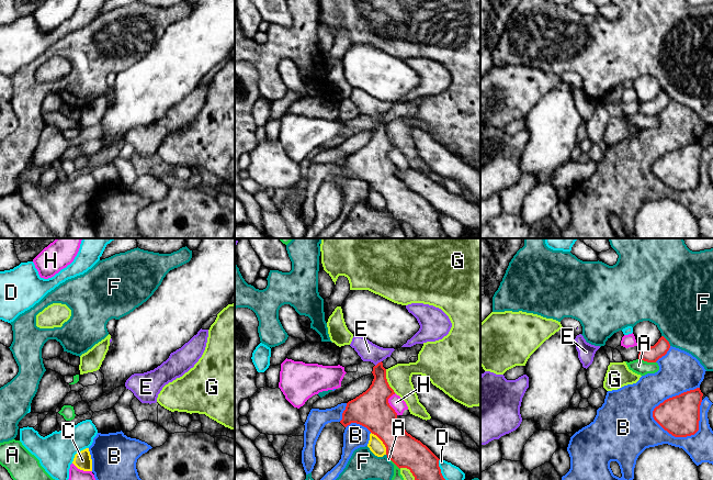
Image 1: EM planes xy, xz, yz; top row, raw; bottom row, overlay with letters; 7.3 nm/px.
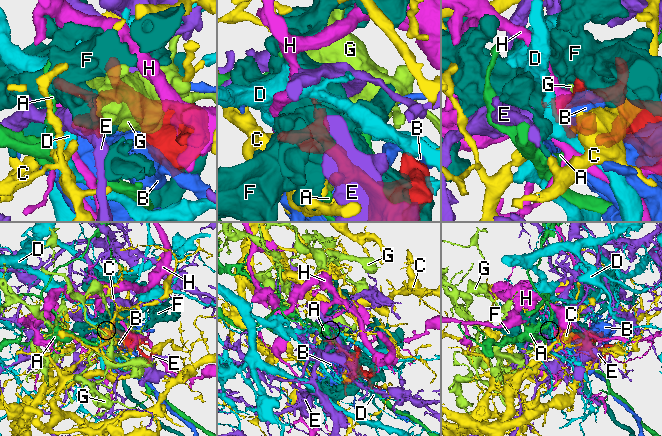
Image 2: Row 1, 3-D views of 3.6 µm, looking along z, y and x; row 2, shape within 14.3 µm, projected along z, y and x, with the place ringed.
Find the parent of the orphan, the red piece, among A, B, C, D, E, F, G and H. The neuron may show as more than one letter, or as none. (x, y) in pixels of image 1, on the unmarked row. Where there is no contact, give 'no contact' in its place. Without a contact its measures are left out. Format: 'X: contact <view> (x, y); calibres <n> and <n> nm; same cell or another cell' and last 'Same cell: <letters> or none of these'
A: contact yz (647, 115); calibres 120 and 110 nm; another cell
B: contact yz (672, 151); calibres 300 and 300 nm; another cell
C: contact xz (383, 197); calibres 260 and 110 nm; another cell
D: contact xz (440, 225); calibres 220 and 140 nm; another cell
E: contact xz (377, 118); calibres 180 and 140 nm; same cell
F: contact yz (667, 95); calibres 120 and 440 nm; another cell
G: contact xz (386, 135); calibres 260 and 180 nm; another cell
H: contact xz (388, 158); calibres 260 and 100 nm; another cell
Same cell: E

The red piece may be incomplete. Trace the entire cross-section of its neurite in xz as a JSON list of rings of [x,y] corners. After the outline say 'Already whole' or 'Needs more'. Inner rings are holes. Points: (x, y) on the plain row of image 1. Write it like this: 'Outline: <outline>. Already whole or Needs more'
Outline: [[[353,90],[350,100],[358,107],[358,109],[361,111],[363,115],[371,115],[375,119],[372,125],[374,133],[370,142],[365,146],[363,146],[362,148],[347,157],[340,177],[344,181],[350,179],[351,177],[356,177],[366,181],[372,188],[376,189],[383,196],[383,198],[386,201],[387,212],[391,213],[399,223],[409,223],[412,230],[415,231],[415,234],[418,235],[420,238],[449,238],[441,227],[441,223],[439,221],[440,213],[426,199],[423,199],[420,194],[416,193],[410,188],[408,188],[406,183],[398,178],[397,167],[388,157],[388,153],[393,148],[395,148],[395,146],[387,136],[386,123],[383,121],[382,115],[387,111],[391,111],[392,107],[395,103],[380,101],[362,90]]]. Needs more

